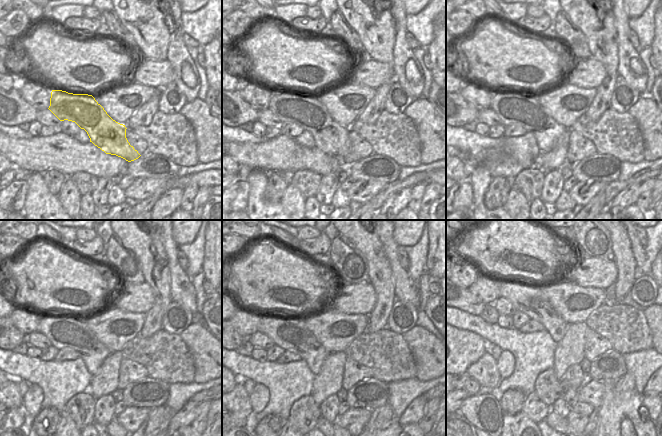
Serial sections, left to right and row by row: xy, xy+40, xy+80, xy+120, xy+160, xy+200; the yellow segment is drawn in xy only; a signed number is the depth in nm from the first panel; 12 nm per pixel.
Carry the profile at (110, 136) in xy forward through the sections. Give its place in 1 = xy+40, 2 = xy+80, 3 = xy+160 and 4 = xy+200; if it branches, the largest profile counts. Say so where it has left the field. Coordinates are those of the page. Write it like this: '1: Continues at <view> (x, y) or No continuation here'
1: Continues at xy+40 (330, 137)
2: Continues at xy+80 (533, 114)
3: Continues at xy+160 (308, 339)
4: Continues at xy+200 (514, 336)

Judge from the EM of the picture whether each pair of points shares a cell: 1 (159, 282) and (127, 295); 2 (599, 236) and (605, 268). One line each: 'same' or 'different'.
1: different
2: different

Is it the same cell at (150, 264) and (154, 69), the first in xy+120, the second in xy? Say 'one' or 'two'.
two

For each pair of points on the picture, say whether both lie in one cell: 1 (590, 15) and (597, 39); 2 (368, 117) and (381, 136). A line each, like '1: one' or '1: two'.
1: one
2: two

